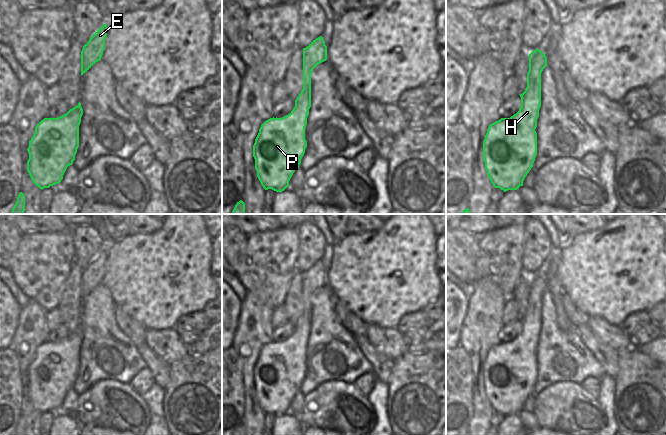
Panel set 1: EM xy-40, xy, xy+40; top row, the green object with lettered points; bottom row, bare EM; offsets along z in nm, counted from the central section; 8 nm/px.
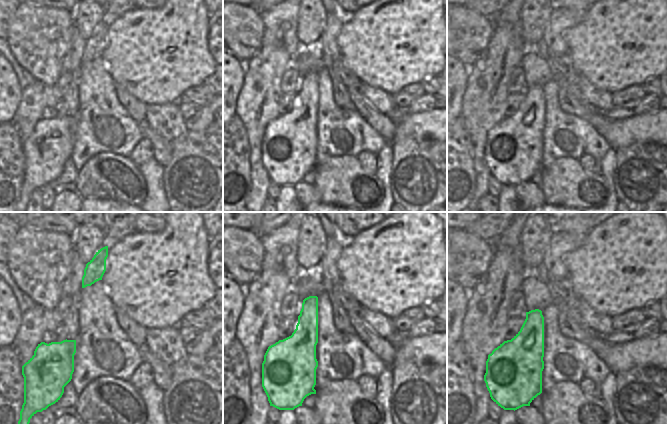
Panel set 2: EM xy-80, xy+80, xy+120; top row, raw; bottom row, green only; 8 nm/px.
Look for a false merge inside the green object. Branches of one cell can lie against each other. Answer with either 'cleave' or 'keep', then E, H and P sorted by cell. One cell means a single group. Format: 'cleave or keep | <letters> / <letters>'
keep | E H P

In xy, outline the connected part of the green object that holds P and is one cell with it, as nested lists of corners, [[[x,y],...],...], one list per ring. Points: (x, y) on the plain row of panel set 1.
[[[322,260],[303,272],[303,313],[295,324],[295,331],[290,338],[282,342],[270,342],[260,351],[253,369],[253,381],[257,401],[265,414],[282,416],[289,410],[293,397],[299,392],[307,371],[305,351],[311,331],[311,297],[320,287],[327,284],[327,270]]]

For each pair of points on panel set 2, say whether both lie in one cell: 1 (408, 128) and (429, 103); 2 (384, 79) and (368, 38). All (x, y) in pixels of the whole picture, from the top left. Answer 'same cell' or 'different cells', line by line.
1: different cells
2: same cell

